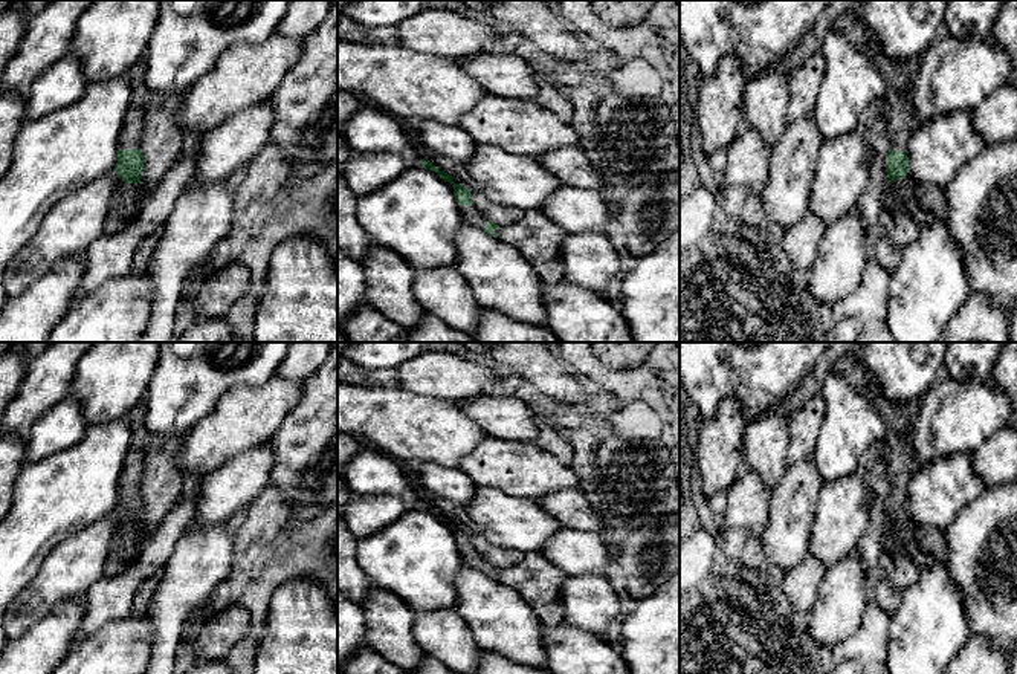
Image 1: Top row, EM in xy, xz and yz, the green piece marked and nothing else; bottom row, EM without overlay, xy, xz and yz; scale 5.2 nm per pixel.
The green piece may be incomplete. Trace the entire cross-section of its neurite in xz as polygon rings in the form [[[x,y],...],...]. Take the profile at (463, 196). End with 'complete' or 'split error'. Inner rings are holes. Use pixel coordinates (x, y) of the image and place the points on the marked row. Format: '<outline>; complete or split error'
[[[454,183],[454,196],[464,223],[483,229],[489,235],[498,238],[501,228],[487,220],[486,215],[473,205],[472,193],[466,186]]]; split error

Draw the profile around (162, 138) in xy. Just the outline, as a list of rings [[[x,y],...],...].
[[[150,93],[144,112],[140,202],[144,202],[180,157],[183,133],[179,125],[182,96]]]

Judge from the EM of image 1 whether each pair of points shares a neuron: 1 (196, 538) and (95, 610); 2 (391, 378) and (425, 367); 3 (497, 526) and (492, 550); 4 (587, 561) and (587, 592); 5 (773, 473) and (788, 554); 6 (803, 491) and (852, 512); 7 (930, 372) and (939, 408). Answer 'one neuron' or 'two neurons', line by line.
1: two neurons
2: two neurons
3: two neurons
4: two neurons
5: two neurons
6: two neurons
7: two neurons

